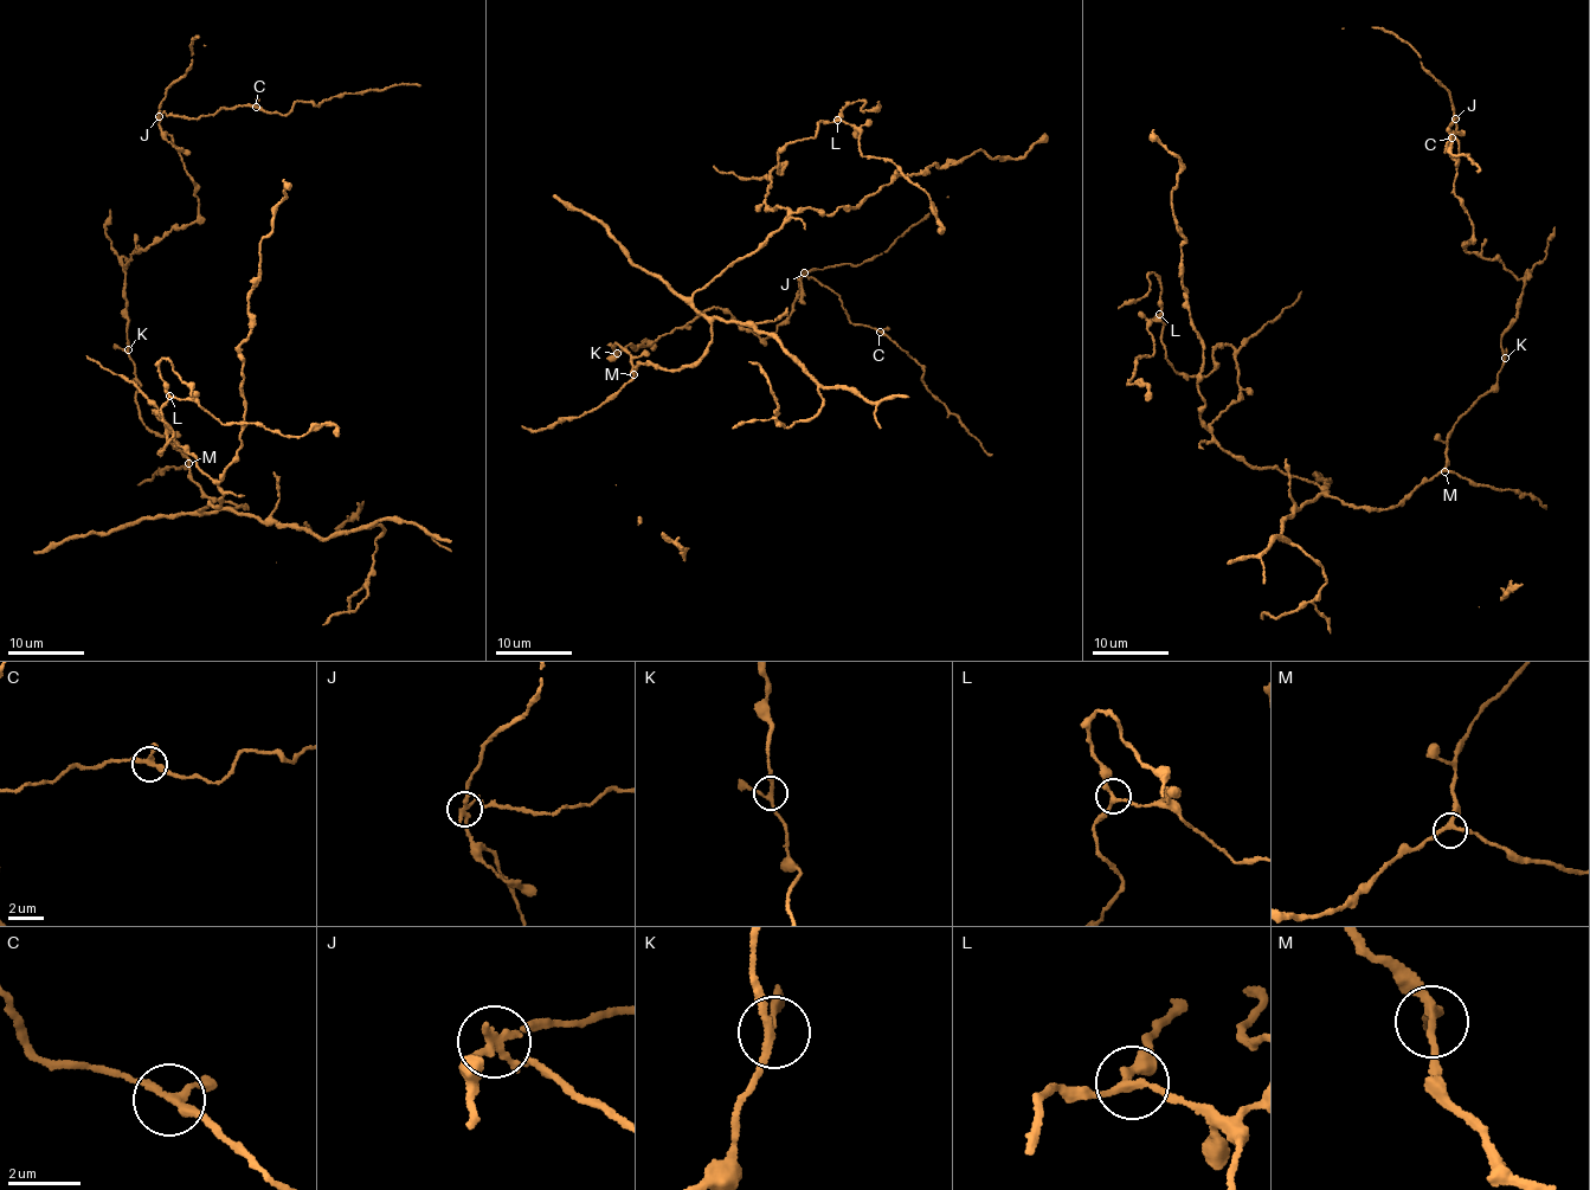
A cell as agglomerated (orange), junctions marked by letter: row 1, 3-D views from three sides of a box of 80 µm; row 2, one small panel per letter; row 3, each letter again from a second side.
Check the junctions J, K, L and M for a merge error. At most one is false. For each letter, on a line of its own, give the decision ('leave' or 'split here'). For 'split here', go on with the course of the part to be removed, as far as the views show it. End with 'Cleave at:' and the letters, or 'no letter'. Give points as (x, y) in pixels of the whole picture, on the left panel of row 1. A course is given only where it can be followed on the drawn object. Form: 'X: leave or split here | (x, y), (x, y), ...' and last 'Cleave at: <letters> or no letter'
J: split here | (159, 117), (165, 113), (193, 117), (226, 107), (282, 115), (296, 102), (317, 105), (391, 85), (420, 85)
K: leave
L: leave
M: leave
Cleave at: J

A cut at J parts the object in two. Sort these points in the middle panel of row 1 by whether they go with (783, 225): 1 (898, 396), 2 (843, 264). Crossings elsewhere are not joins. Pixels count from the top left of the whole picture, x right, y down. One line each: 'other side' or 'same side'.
1: same side
2: same side

